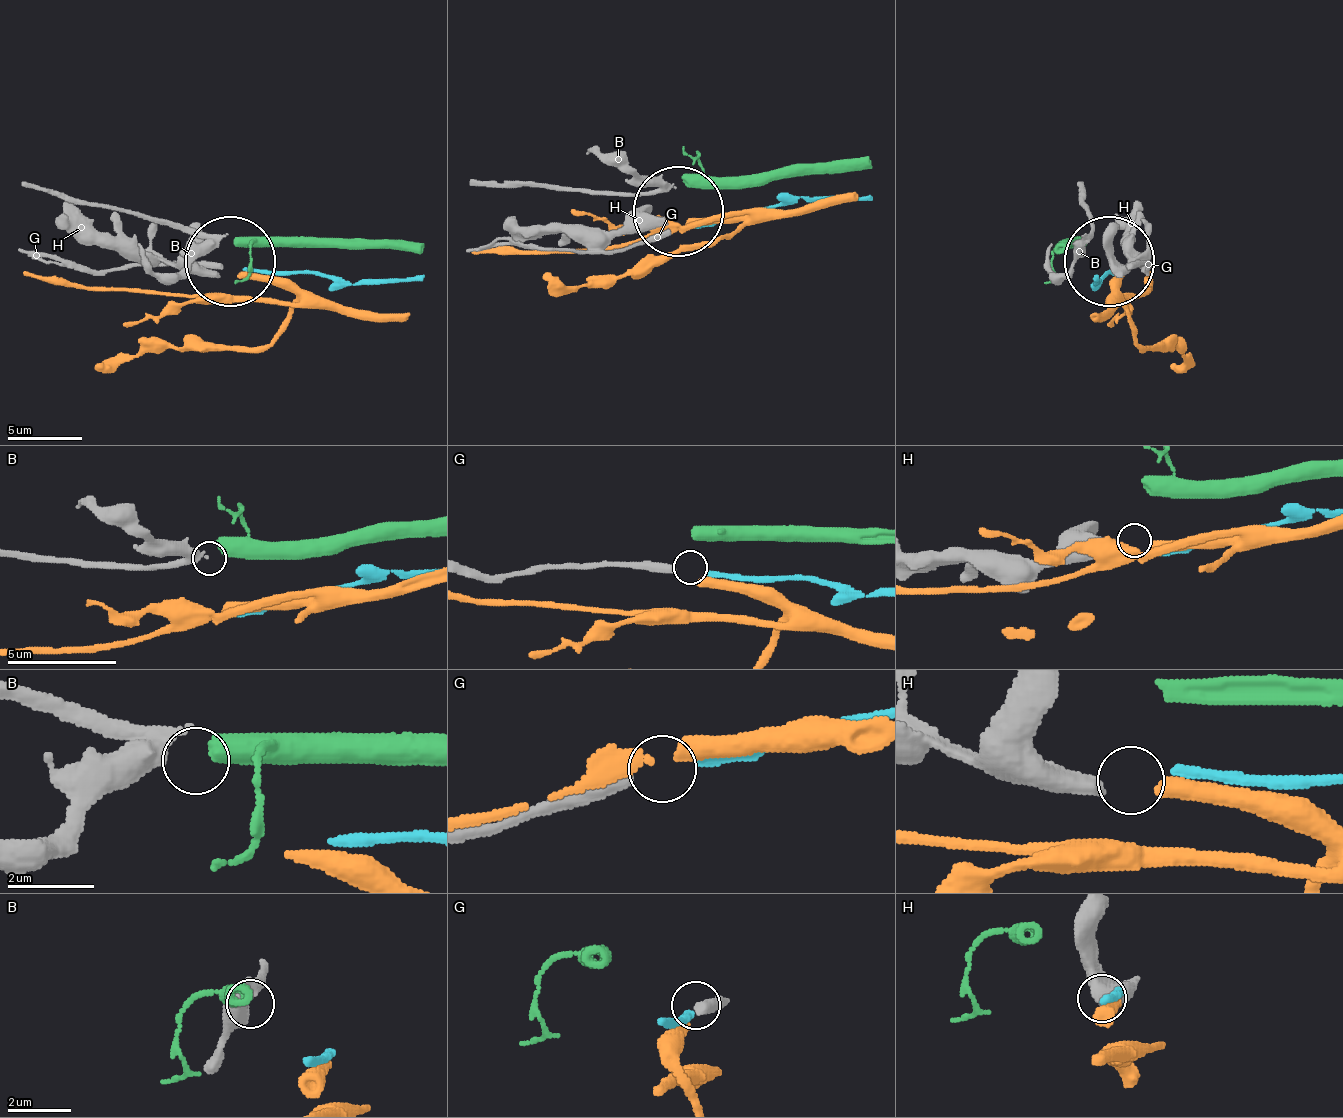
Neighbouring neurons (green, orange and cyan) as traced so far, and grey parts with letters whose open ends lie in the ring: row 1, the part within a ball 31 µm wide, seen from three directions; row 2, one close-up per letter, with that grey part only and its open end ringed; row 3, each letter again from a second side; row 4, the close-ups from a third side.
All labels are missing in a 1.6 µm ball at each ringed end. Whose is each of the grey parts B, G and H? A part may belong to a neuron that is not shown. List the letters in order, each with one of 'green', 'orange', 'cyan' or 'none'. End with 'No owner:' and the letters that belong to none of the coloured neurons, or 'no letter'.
B: none
G: cyan
H: orange
No owner: B

